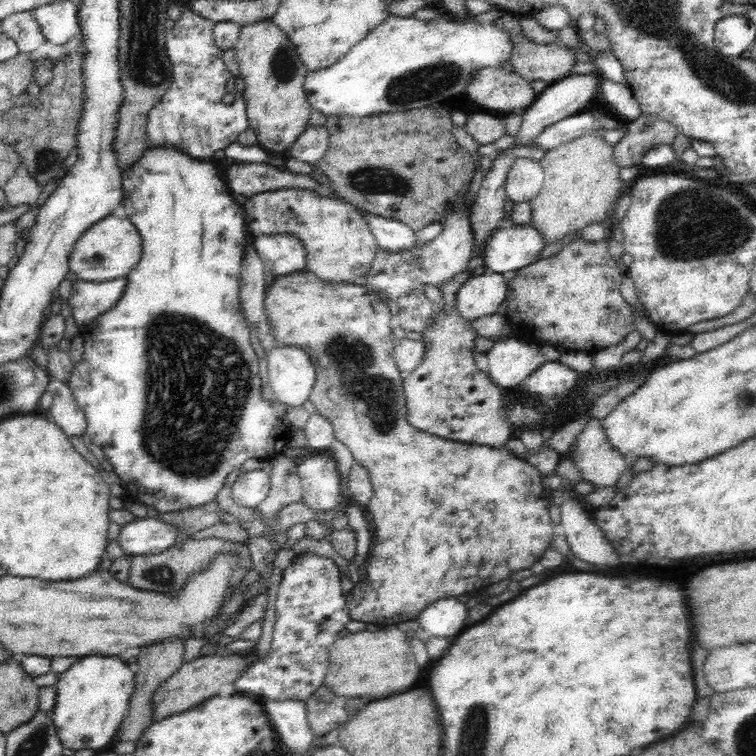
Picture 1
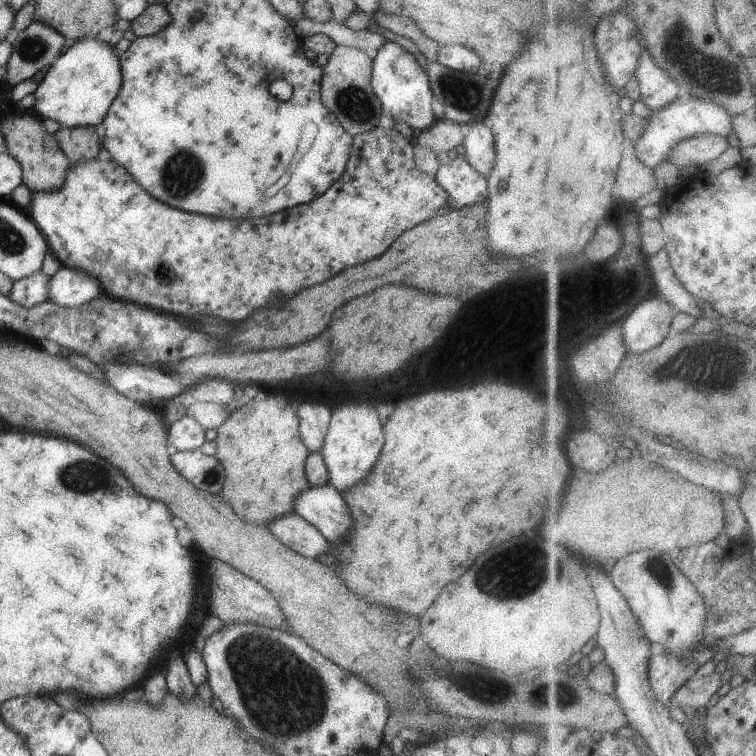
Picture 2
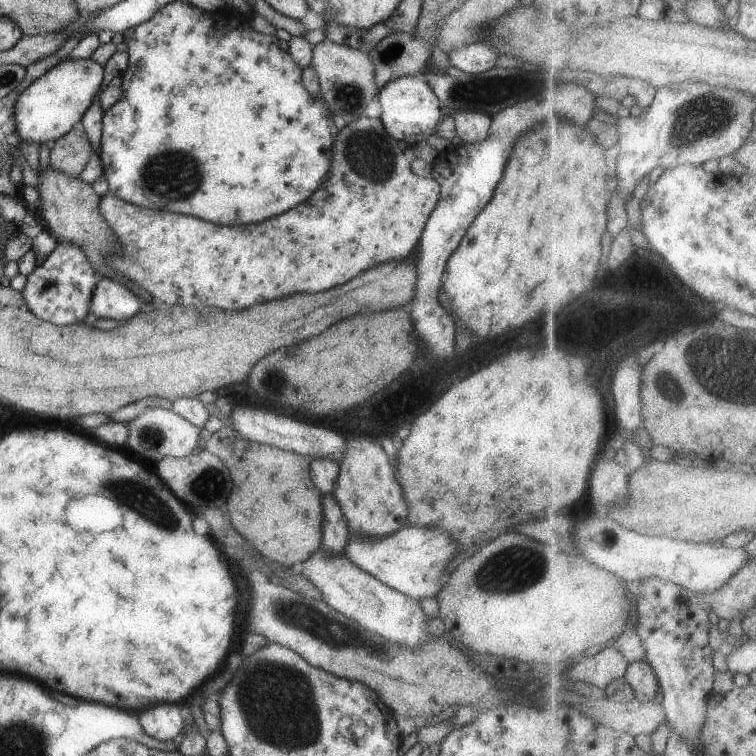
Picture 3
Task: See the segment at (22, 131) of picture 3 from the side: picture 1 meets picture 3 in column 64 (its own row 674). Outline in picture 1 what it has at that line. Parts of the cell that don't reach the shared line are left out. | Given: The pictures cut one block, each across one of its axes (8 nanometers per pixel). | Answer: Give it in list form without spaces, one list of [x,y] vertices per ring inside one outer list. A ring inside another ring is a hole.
[[[82,656],[59,675],[54,688],[56,702],[50,714],[62,747],[74,751],[92,749],[102,752],[117,736],[127,716],[135,689],[134,666],[122,661],[120,656]]]

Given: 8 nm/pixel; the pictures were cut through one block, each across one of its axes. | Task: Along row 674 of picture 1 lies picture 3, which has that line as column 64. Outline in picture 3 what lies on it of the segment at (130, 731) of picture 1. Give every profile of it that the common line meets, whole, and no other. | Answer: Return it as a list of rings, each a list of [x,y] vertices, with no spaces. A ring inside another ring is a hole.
[[[81,123],[50,146],[50,162],[57,171],[79,177],[93,150]]]

